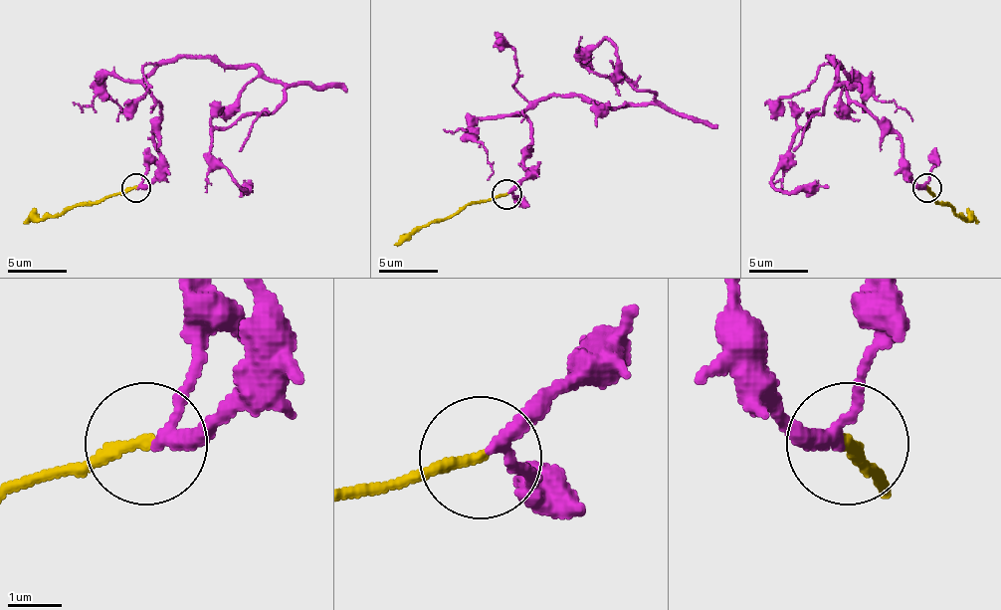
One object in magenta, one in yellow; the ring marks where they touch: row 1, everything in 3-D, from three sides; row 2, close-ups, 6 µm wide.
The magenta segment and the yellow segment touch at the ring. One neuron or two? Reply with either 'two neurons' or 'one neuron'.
one neuron

